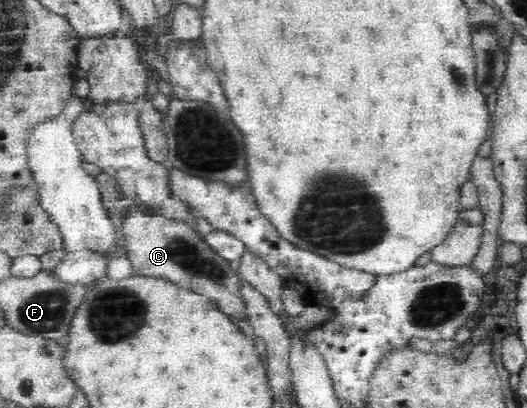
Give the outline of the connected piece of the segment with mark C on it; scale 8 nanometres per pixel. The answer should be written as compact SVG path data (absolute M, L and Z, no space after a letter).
M134 204L129 207L128 216L124 218L120 228L126 256L132 264L134 275L164 277L184 289L216 299L220 311L232 316L232 321L244 335L250 338L255 336L241 292L245 281L239 274L237 263L228 261L210 247L196 228L178 218L143 214Z

